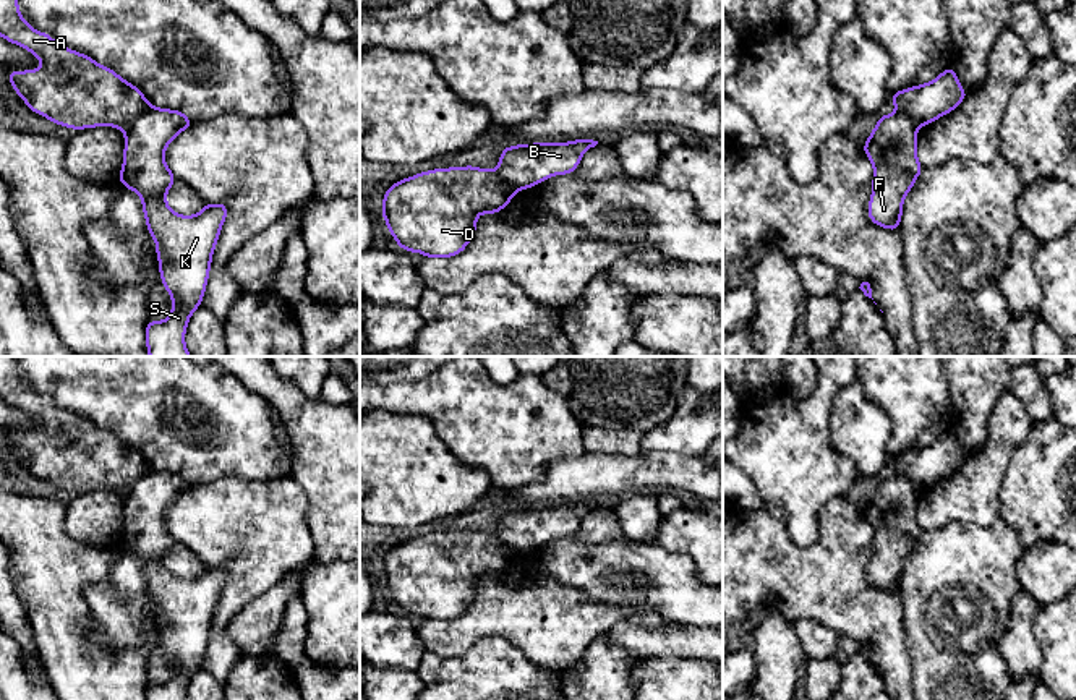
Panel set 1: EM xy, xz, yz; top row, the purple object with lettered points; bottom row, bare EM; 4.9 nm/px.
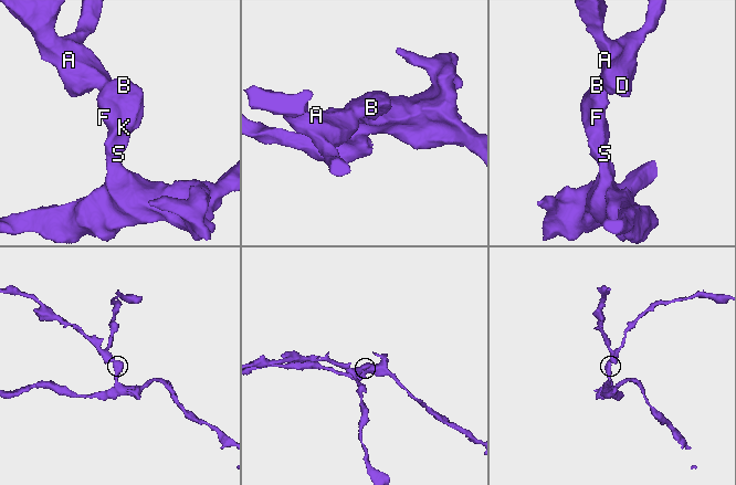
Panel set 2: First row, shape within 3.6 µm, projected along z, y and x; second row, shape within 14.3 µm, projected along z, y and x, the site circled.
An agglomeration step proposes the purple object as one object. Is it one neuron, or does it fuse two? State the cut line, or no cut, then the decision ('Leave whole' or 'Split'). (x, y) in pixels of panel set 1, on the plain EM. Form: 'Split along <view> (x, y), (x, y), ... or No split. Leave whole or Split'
Split along xy (151, 469), (125, 493). Split

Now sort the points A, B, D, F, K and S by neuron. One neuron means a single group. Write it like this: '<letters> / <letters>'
A D / B F K S

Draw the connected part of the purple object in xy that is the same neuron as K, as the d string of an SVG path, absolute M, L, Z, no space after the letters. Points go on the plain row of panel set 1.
M151 470L123 494L118 544L143 564L162 648L172 659L170 679L149 684L146 700L185 700L191 677L203 666L214 611L227 582L225 566L206 566L194 578L177 577L167 567L165 559L177 540L165 527L164 515L193 486L180 473Z

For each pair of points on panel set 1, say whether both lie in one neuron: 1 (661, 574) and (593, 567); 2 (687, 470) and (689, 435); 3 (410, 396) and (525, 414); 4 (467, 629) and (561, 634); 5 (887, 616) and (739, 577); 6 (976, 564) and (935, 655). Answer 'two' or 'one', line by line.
1: one
2: two
3: one
4: one
5: one
6: one

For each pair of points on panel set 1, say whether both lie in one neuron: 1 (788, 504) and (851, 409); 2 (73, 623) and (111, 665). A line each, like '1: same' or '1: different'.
1: different
2: same

